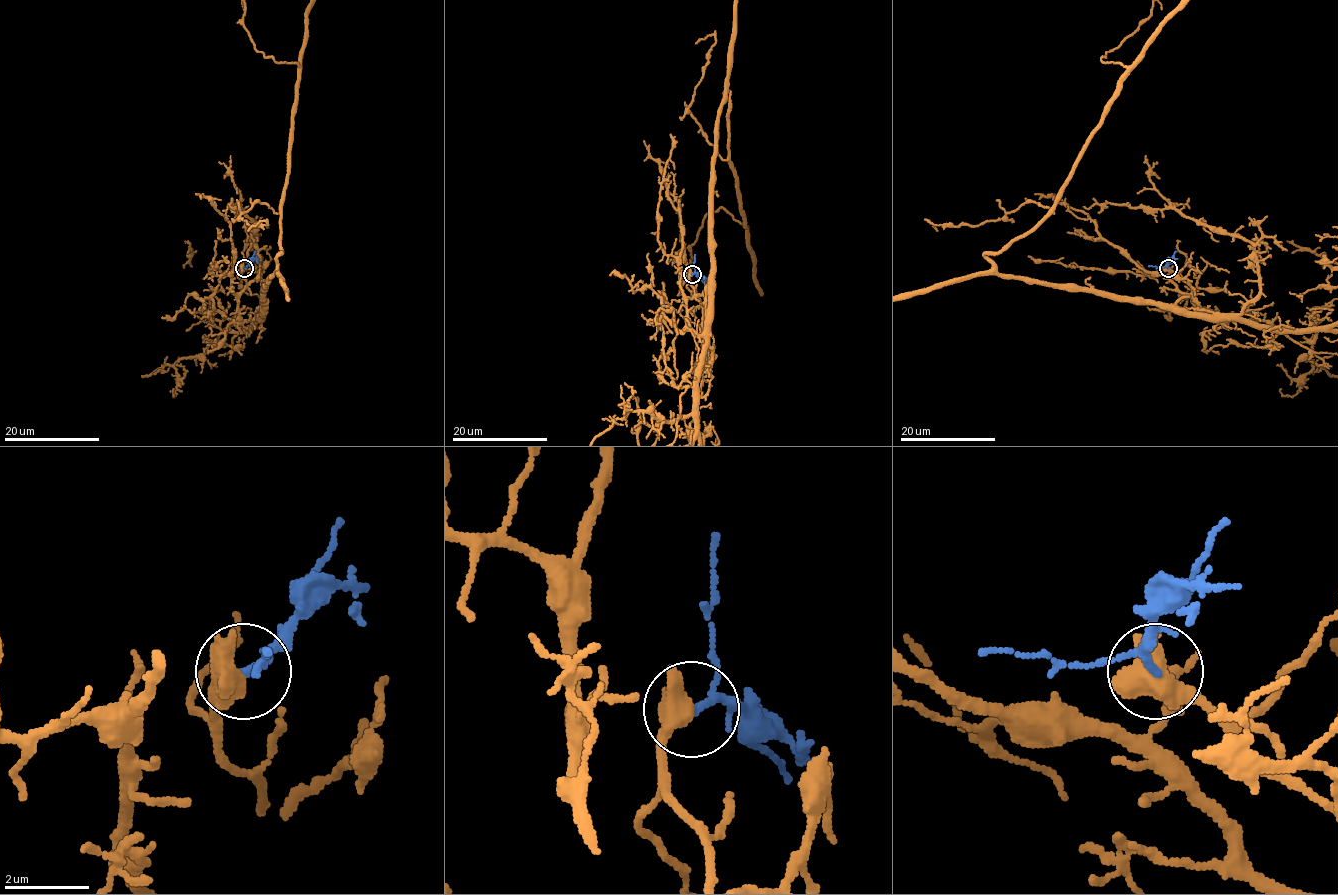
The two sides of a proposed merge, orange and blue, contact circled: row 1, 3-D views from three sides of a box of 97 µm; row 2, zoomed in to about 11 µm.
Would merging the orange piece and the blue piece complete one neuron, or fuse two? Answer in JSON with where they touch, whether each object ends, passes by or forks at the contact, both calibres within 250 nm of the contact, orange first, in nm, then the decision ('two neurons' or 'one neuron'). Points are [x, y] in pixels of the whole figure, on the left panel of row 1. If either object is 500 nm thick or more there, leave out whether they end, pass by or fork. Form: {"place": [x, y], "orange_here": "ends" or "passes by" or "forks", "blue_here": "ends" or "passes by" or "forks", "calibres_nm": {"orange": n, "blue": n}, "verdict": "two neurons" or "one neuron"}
{"place": [244, 268], "calibres_nm": {"orange": 800, "blue": 140}, "verdict": "two neurons"}

